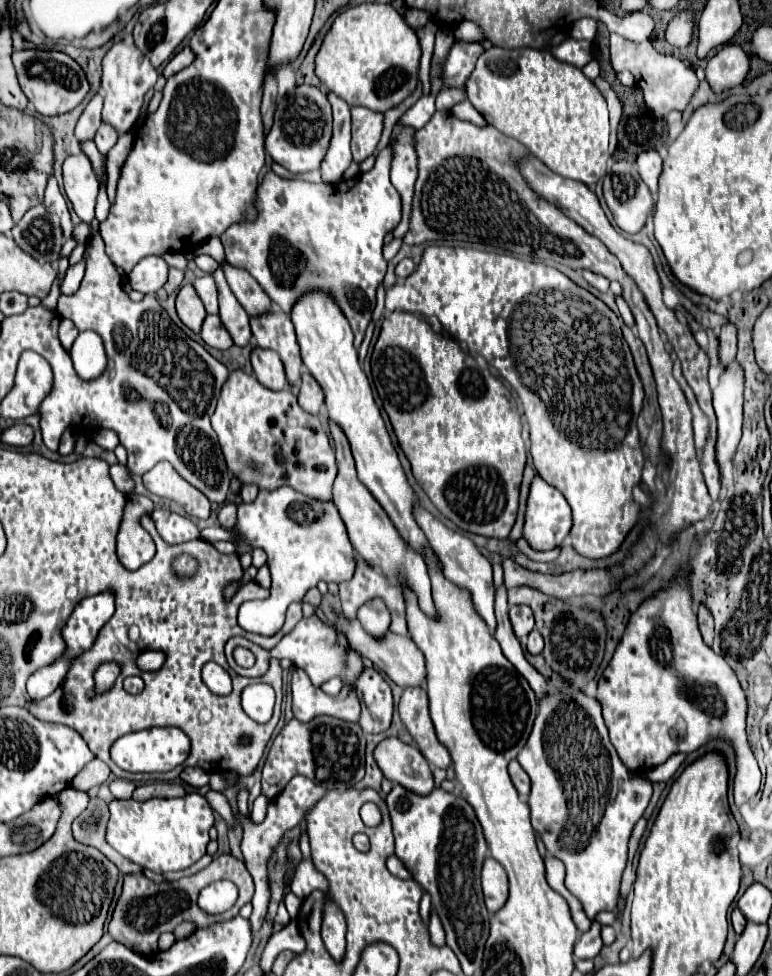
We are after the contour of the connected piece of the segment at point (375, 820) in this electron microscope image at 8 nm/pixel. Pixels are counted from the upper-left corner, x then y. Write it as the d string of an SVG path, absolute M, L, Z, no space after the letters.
M372 805L372 807L362 807L362 809L360 809L360 815L362 815L362 821L364 821L366 825L378 825L378 823L382 823L382 819L380 819L380 809L378 809L376 805Z

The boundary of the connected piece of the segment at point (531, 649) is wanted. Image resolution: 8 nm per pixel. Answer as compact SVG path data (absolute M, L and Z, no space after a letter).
M534 629L534 631L530 631L526 649L528 649L528 653L532 653L532 655L540 655L540 653L542 653L542 649L544 649L544 641L542 641L540 633L536 633L536 629Z

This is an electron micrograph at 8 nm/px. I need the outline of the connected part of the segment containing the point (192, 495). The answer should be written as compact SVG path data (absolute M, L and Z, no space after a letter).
M160 461L154 469L144 473L142 479L144 479L144 487L150 493L180 503L188 515L198 517L198 519L210 517L208 497L202 491L198 491L194 485L184 481L170 463Z

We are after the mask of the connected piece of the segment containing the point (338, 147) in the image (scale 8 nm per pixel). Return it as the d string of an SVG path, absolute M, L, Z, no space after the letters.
M328 93L334 111L334 135L330 141L330 149L322 161L322 181L336 183L342 179L342 173L352 163L351 113L348 103L344 103L334 93Z

